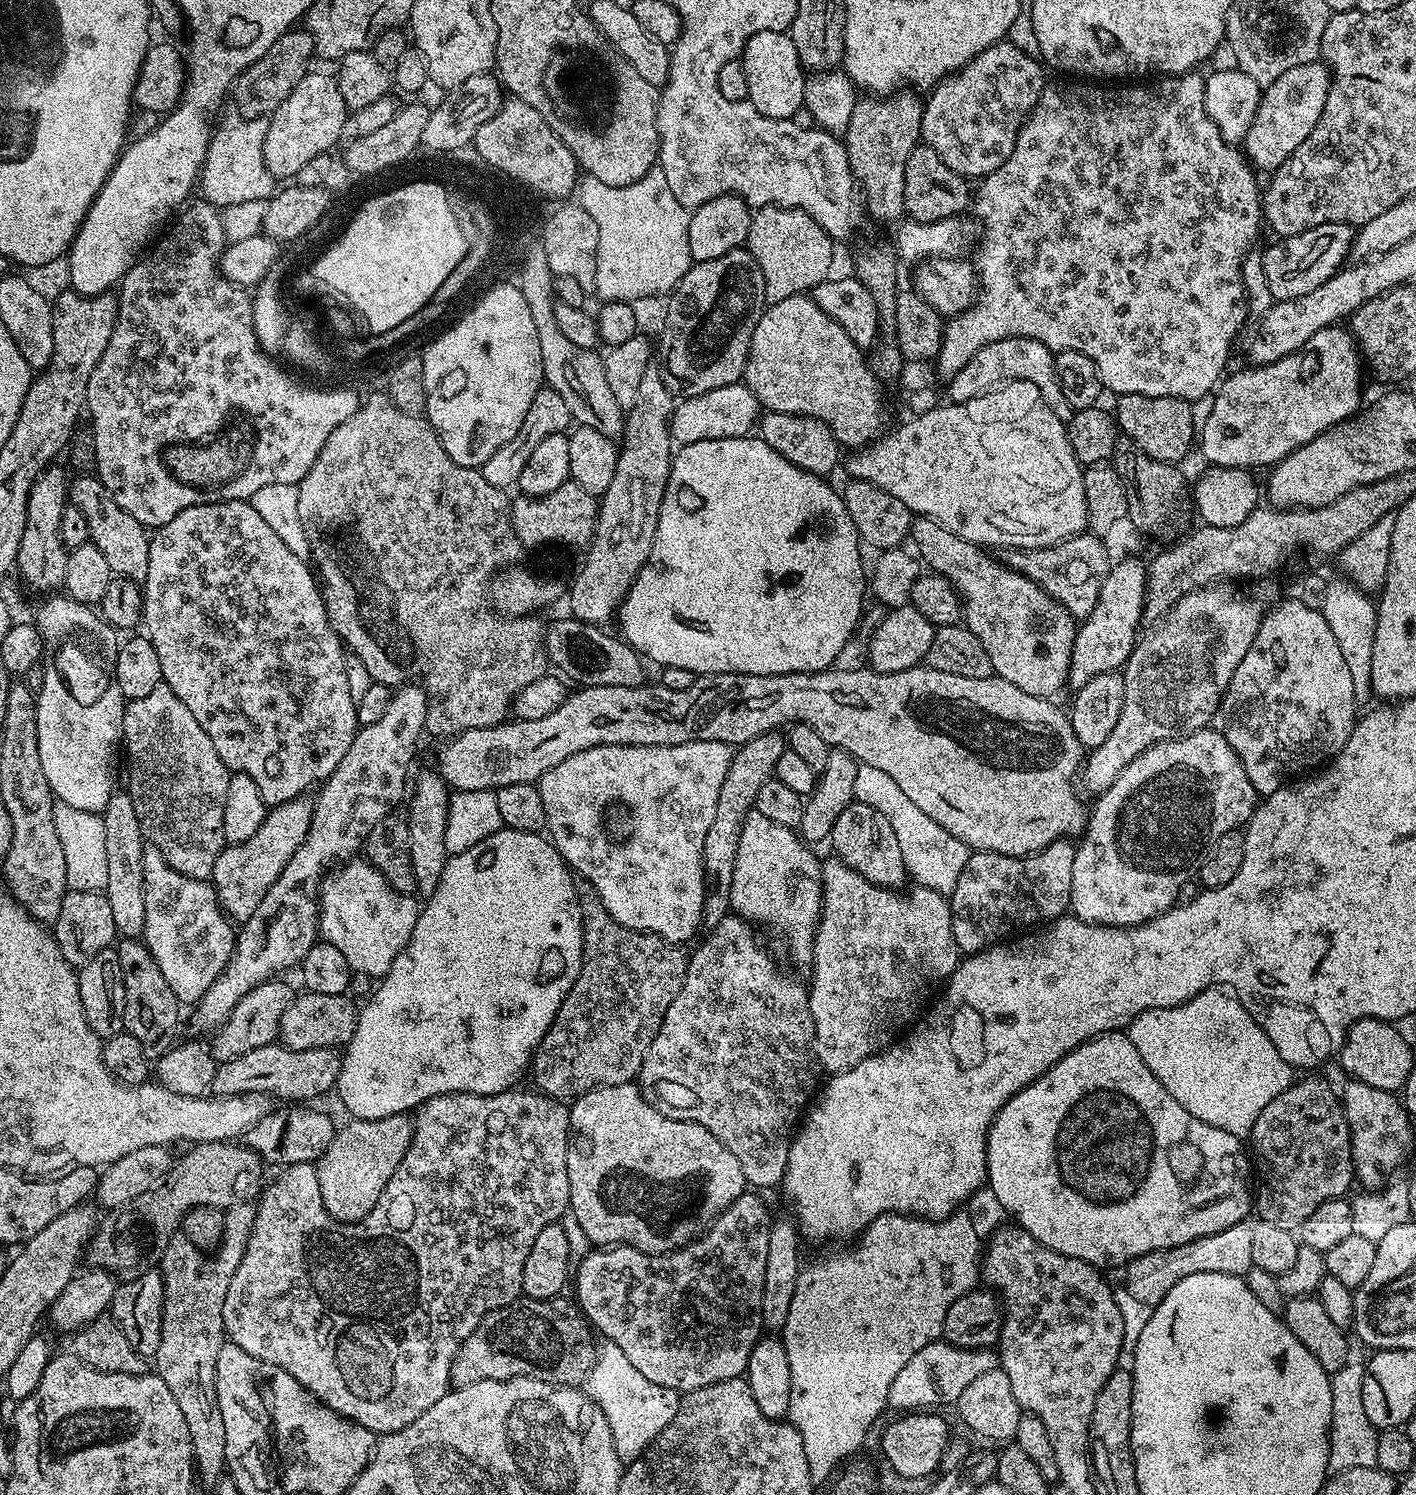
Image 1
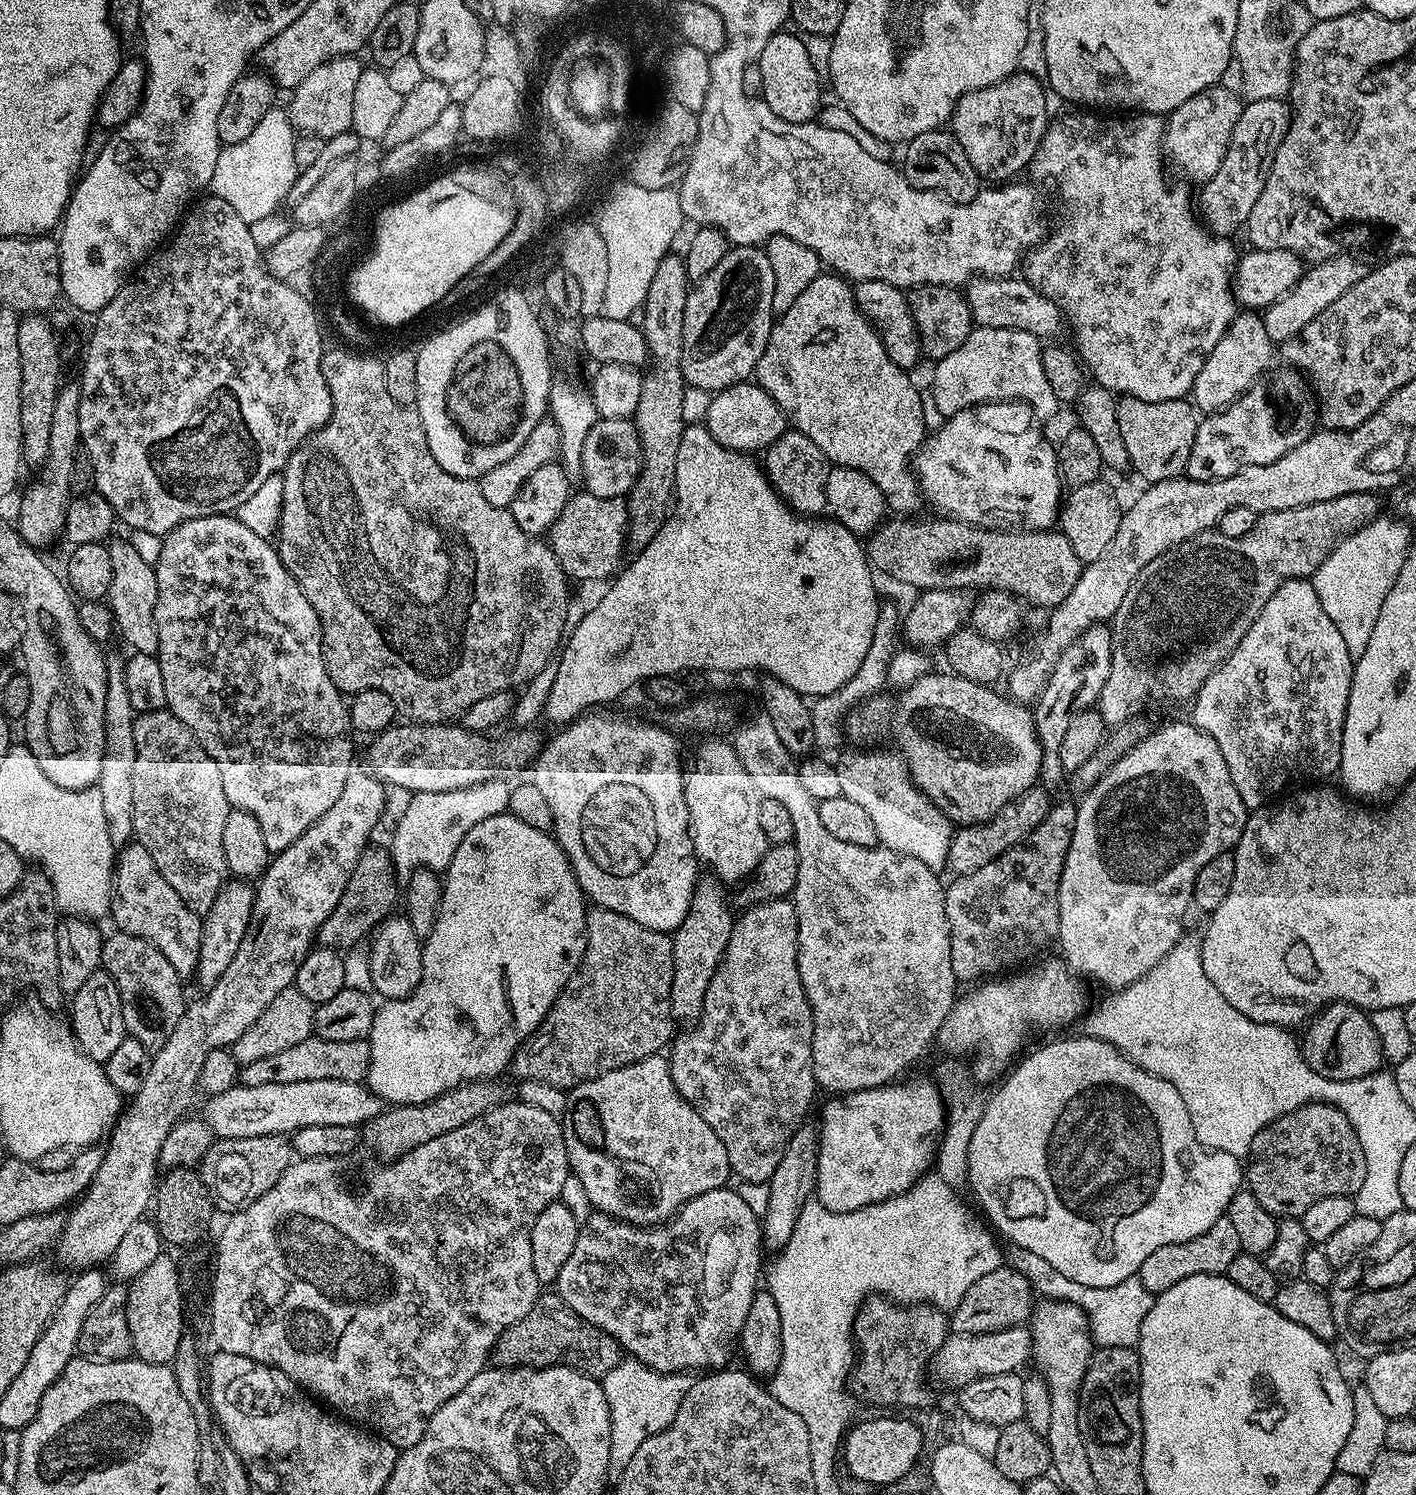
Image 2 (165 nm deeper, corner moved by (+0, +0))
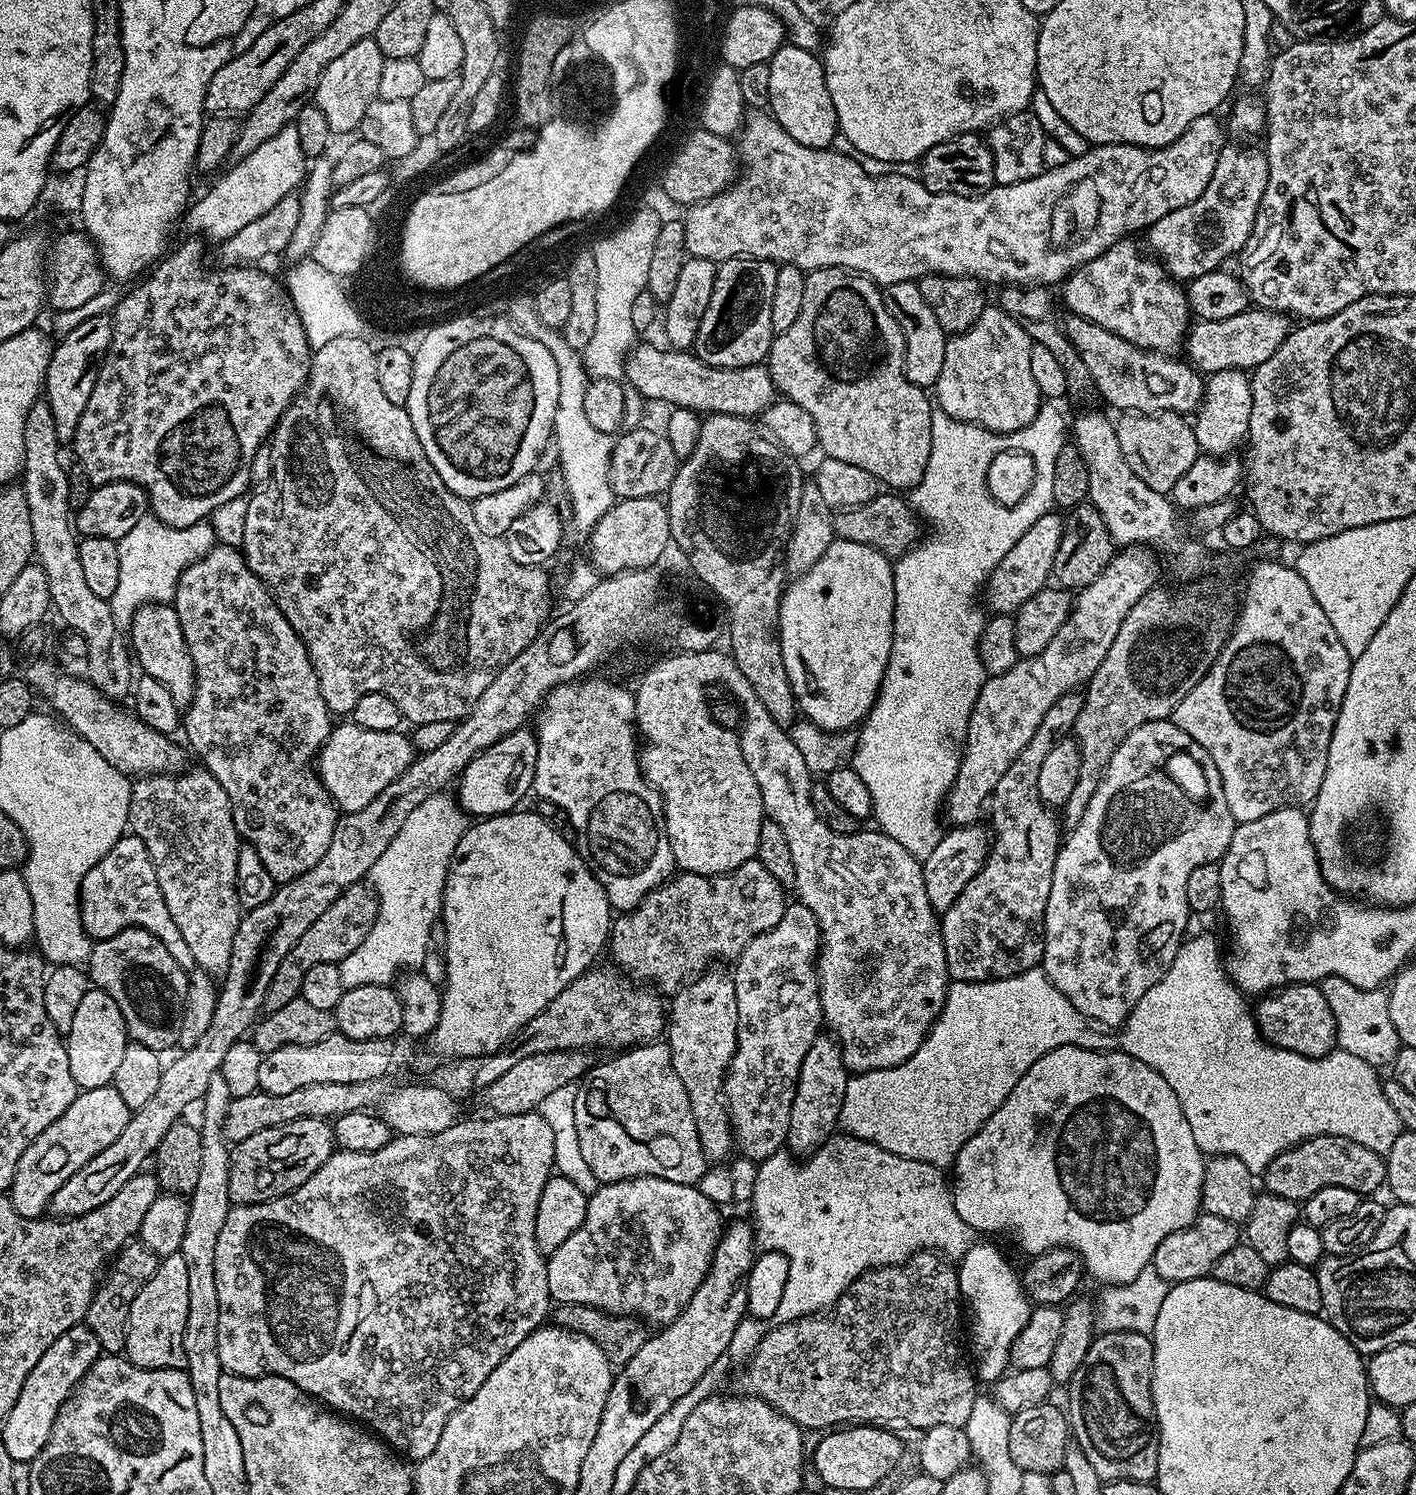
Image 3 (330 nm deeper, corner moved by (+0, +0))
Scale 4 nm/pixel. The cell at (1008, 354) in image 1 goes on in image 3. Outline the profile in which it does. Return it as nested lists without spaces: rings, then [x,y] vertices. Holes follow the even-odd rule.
[[[999,306],[985,307],[970,330],[949,339],[942,374],[934,386],[939,411],[967,424],[989,425],[992,431],[1018,431],[1030,426],[1042,403],[1038,382],[1030,371],[1032,345],[1021,321],[1007,316]]]

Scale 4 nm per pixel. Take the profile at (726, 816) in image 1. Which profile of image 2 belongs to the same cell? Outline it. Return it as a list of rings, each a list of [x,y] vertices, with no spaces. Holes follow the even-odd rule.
[[[701,875],[697,879],[690,910],[675,932],[671,933],[674,954],[672,1015],[677,1021],[695,1022],[700,1019],[710,978],[714,978],[716,967],[724,957],[732,933],[734,911],[732,912],[731,906],[728,905],[728,896],[724,893],[725,885],[715,875],[707,875]]]

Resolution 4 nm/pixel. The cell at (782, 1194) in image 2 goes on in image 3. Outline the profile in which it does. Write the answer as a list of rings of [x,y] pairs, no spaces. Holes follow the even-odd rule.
[[[831,1035],[817,1036],[806,1058],[802,1058],[802,1070],[798,1074],[798,1086],[794,1090],[794,1106],[790,1106],[787,1147],[797,1157],[804,1158],[817,1152],[837,1131],[849,1075],[840,1053],[840,1045]]]

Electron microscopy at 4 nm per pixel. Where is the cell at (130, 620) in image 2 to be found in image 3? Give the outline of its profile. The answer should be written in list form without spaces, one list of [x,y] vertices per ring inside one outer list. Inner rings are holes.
[[[171,603],[140,605],[132,615],[132,623],[127,625],[126,636],[139,671],[150,678],[158,678],[158,682],[166,686],[170,698],[174,698],[174,706],[187,710],[194,698],[196,671],[175,607]]]

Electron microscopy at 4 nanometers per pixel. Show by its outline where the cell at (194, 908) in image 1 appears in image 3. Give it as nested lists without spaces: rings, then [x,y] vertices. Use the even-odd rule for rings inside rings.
[[[125,834],[96,865],[88,871],[80,883],[80,917],[84,933],[93,941],[105,940],[127,928],[145,928],[154,934],[174,954],[174,962],[186,970],[196,968],[194,954],[190,954],[190,946],[186,946],[186,938],[182,938],[182,930],[174,918],[170,918],[170,910],[166,910],[166,898],[162,898],[162,890],[158,886],[158,878],[154,874],[154,866],[150,862],[150,854],[142,842],[142,838]]]

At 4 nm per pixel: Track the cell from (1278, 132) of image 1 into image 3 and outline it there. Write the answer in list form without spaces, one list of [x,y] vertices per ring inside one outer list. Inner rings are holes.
[[[1228,142],[1221,148],[1210,182],[1194,202],[1166,214],[1166,218],[1158,218],[1158,222],[1147,229],[1146,237],[1155,259],[1177,281],[1191,282],[1202,274],[1217,271],[1223,260],[1232,255],[1233,259],[1244,251],[1254,230],[1258,206],[1266,190],[1268,158],[1261,149],[1259,152],[1240,144],[1243,143]]]

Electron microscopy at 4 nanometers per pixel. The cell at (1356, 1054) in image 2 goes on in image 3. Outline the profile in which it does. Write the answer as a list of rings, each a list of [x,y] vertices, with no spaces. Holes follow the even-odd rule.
[[[1319,983],[1288,984],[1257,1000],[1260,1001],[1254,1004],[1254,1015],[1260,1035],[1275,1048],[1285,1048],[1303,1056],[1325,1056],[1337,1047],[1336,1019]]]

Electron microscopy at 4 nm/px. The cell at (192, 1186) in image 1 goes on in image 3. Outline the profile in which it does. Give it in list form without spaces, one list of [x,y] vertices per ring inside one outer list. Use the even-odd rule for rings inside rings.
[[[302,1117],[259,1130],[231,1149],[230,1198],[233,1205],[264,1204],[298,1190],[298,1186],[316,1173],[335,1151],[336,1136],[327,1119]]]

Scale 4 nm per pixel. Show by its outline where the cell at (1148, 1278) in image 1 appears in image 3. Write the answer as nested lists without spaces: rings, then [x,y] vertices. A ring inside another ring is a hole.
[[[1201,1214],[1190,1226],[1174,1230],[1174,1234],[1166,1234],[1166,1238],[1158,1242],[1158,1250],[1154,1250],[1150,1267],[1169,1286],[1191,1280],[1203,1280],[1211,1273],[1214,1262],[1218,1262],[1222,1254],[1234,1250],[1234,1246],[1241,1243],[1241,1240],[1241,1229],[1234,1222],[1226,1218]]]

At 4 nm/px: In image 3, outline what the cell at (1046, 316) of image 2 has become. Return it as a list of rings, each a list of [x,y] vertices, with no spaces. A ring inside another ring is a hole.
[[[1068,314],[1065,317],[1062,320],[1064,332],[1078,354],[1082,354],[1082,362],[1086,362],[1086,370],[1096,384],[1099,399],[1121,408],[1119,411],[1124,414],[1192,414],[1200,407],[1205,377],[1192,364],[1179,364],[1171,355],[1134,346],[1126,342],[1126,338],[1116,336],[1081,316]]]

